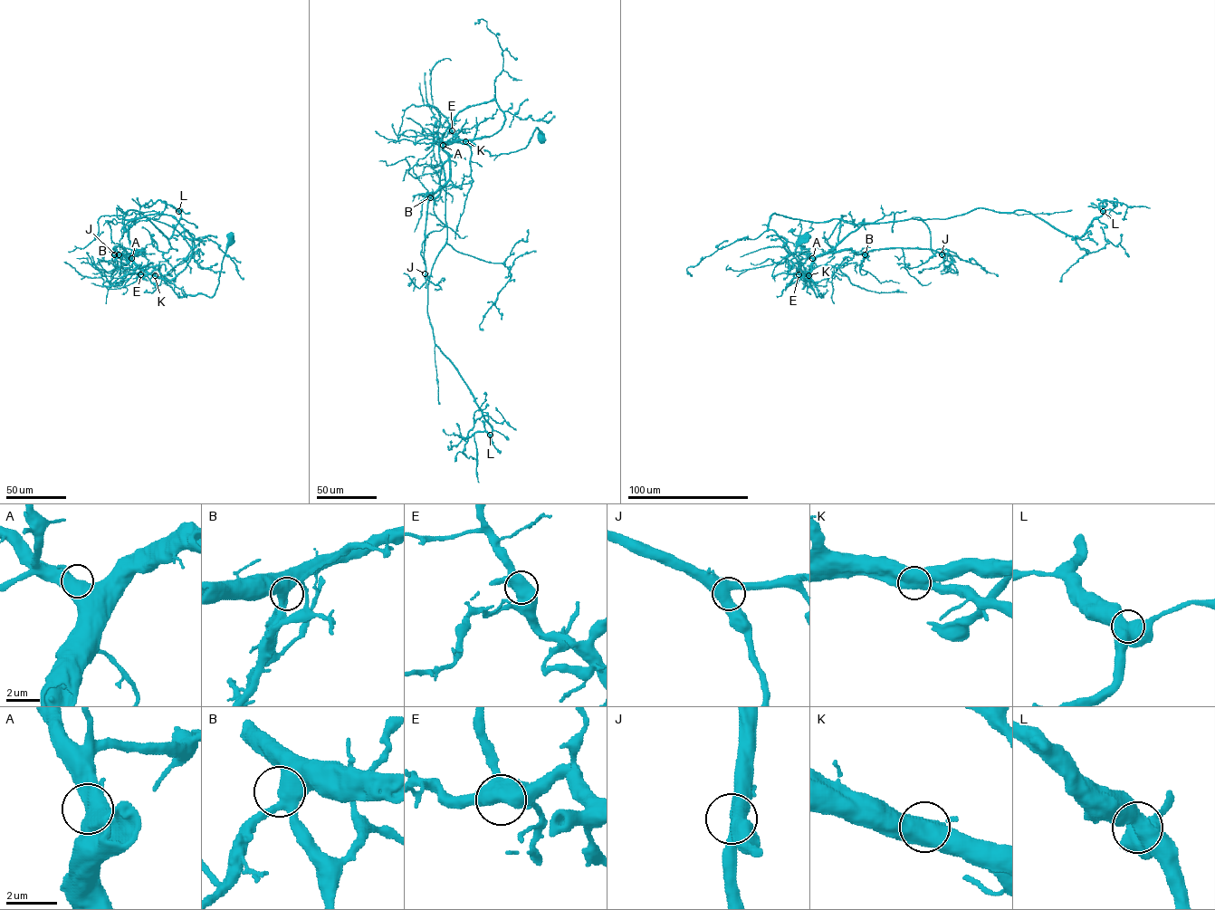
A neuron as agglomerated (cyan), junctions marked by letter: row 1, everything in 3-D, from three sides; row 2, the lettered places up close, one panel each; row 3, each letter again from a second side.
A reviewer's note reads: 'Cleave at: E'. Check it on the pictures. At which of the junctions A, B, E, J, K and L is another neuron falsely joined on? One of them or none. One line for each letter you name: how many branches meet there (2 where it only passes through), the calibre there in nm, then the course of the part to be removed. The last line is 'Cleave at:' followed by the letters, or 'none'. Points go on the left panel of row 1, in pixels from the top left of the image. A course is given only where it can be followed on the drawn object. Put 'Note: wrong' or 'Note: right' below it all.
Cleave at: none
Note: wrong

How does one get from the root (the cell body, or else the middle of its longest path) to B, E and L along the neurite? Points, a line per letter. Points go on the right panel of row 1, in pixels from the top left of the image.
B: (806, 236), (795, 253), (817, 297), (823, 295), (808, 274), (816, 257), (845, 250), (865, 254)
E: (806, 236), (795, 253), (817, 297), (820, 293), (823, 296), (807, 274), (798, 274)
L: (806, 236), (795, 253), (822, 297), (810, 264), (855, 224), (1025, 210), (1078, 238), (1103, 211)

